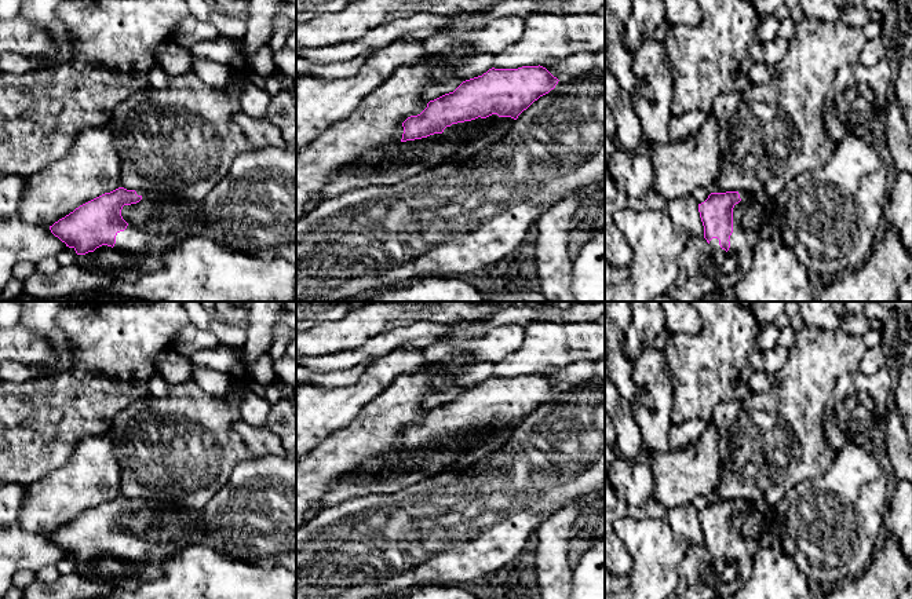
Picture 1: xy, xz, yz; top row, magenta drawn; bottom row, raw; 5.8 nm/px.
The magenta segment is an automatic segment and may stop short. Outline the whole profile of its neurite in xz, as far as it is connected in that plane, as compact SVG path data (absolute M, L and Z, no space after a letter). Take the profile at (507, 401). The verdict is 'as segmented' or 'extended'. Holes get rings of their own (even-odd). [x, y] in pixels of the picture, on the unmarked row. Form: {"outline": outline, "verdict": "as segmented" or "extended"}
{"outline": "M539 373L518 377L492 376L482 384L463 390L453 401L430 409L420 423L408 425L402 431L404 442L400 452L364 461L351 475L342 478L338 485L328 489L309 518L317 511L335 507L346 500L395 493L441 474L444 467L455 463L459 454L492 442L510 428L517 428L535 409L554 398L559 388Z", "verdict": "extended"}

